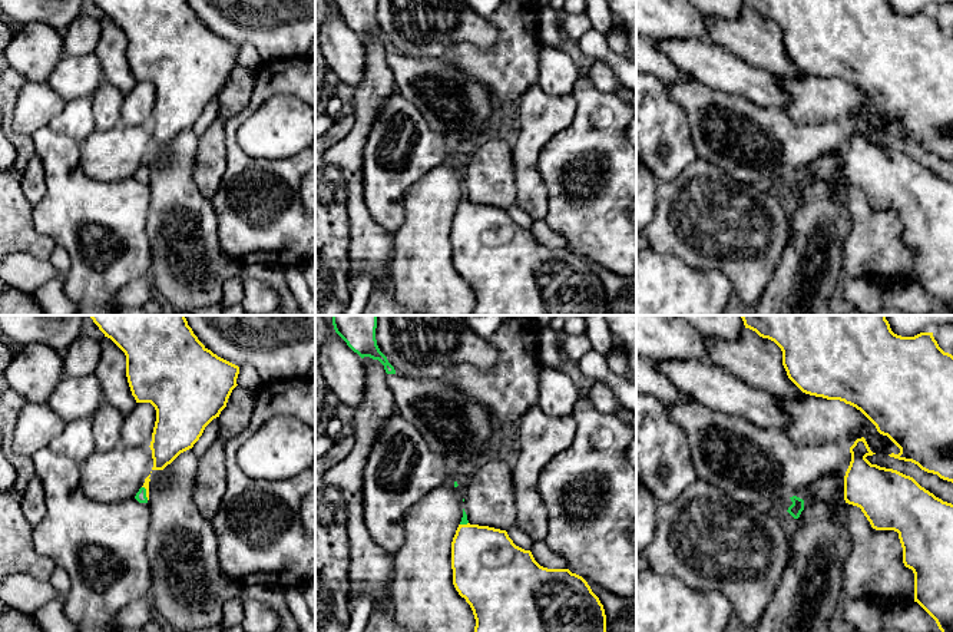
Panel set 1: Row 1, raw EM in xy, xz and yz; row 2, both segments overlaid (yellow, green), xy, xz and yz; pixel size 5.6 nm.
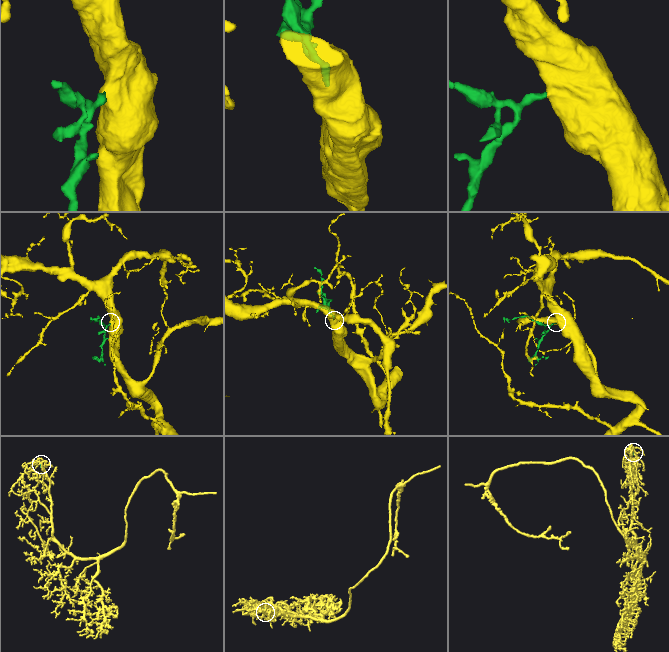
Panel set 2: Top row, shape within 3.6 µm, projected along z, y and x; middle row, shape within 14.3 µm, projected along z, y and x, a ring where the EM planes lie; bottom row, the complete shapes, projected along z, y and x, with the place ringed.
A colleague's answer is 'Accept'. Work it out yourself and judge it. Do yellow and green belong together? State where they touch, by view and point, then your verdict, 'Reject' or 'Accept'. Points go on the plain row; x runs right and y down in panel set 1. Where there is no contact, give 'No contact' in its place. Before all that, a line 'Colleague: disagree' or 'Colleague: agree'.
Colleague: agree
Touches yellow at xy (146, 172). Accept

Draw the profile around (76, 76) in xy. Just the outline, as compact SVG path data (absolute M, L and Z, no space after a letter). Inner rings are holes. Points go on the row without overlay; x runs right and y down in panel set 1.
M95 53L64 56L50 75L47 83L66 100L92 97L103 75Z

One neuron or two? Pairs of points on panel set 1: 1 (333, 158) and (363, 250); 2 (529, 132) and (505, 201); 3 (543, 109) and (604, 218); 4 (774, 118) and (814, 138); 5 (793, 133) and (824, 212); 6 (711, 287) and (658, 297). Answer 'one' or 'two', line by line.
1: one
2: two
3: two
4: one
5: two
6: one

